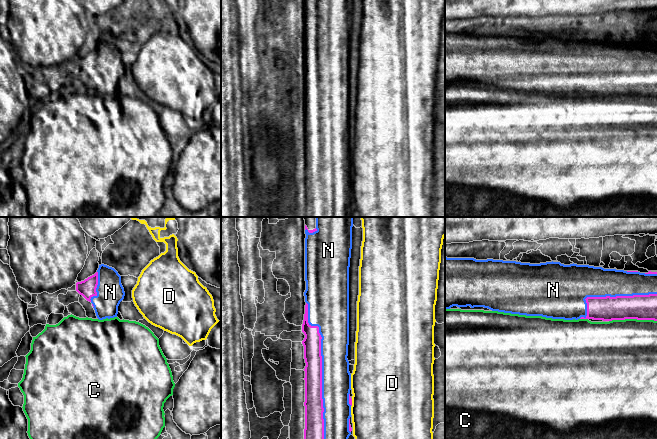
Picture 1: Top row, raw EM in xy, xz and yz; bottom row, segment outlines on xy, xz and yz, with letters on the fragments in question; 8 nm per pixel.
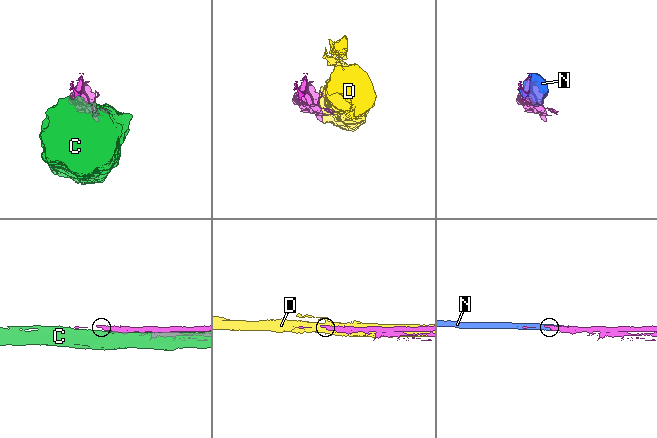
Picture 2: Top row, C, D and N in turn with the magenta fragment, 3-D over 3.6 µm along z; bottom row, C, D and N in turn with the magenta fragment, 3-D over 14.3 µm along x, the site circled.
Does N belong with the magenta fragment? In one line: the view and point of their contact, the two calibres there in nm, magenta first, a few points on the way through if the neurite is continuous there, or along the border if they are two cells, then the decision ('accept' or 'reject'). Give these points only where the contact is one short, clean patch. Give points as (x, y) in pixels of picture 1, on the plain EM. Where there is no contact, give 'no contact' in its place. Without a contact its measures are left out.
contact xz (321, 145); calibres 140 and 240 nm; accept

